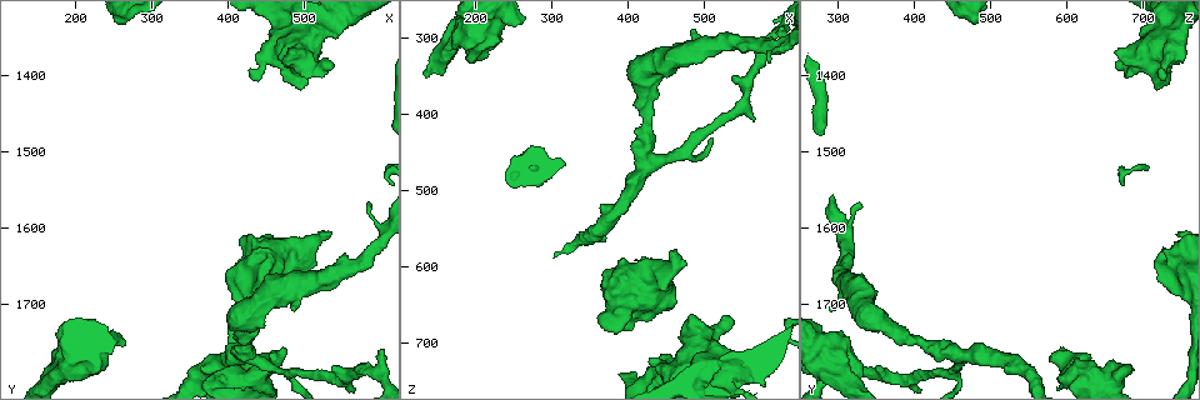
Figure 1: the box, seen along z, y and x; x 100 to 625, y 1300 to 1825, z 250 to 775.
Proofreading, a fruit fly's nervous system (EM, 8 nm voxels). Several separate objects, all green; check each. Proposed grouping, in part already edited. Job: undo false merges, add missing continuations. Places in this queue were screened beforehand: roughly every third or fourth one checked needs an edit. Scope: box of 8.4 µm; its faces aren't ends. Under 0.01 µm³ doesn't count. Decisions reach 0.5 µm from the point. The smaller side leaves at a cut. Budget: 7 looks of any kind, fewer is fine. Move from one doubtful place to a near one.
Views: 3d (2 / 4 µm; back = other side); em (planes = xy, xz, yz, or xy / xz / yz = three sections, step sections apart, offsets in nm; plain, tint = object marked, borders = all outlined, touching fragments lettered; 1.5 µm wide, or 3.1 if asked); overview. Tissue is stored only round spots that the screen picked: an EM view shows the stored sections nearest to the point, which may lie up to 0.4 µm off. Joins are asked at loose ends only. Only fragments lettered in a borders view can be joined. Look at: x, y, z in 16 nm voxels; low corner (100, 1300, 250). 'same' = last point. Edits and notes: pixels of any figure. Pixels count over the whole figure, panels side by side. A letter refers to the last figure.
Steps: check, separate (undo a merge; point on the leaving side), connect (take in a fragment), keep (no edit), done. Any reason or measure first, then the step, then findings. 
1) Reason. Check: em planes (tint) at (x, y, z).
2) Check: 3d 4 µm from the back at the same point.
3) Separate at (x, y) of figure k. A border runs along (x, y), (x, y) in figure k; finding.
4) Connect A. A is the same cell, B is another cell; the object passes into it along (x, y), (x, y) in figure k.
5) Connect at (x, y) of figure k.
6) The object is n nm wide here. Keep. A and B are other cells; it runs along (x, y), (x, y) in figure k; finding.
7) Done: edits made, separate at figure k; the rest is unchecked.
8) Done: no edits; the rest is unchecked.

Three arms meet. Check: em planes (tint) at (420, 1765, 455).

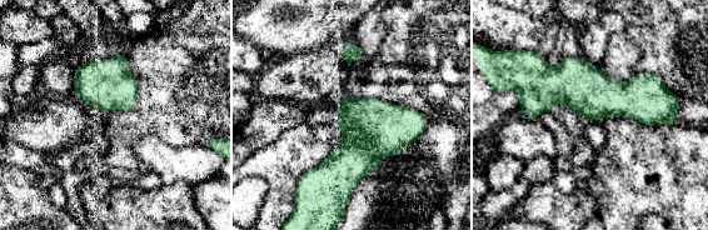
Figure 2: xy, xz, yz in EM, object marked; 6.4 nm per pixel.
Check: em planes (borders) at the same point.

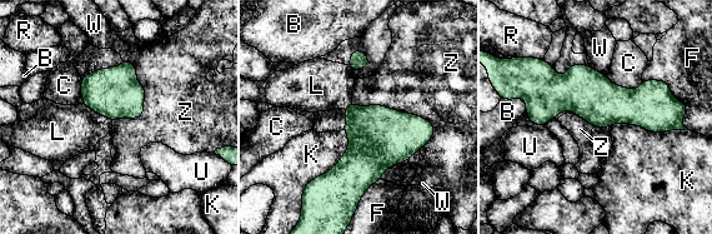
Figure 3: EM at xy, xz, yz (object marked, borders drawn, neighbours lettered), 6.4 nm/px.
The object is 300 nm wide here. Keep. B, C, F, K, L, R, U, W and Z are other cells; a border runs along (351, 101), (421, 115), (436, 130) in figure 3; one cell here.

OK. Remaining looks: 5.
Check: 3d 4 µm at (445, 1640, 720).

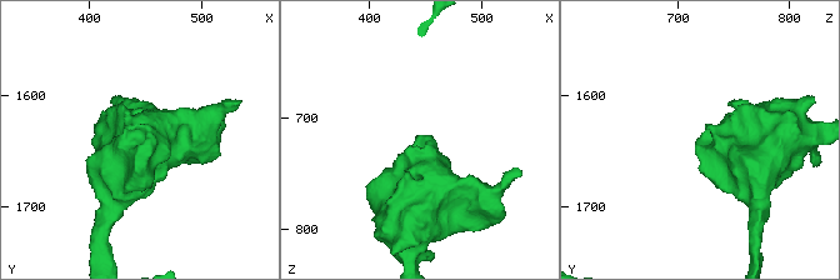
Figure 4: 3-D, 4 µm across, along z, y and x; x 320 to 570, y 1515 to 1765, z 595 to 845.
Now the EM. Check: em planes (borders) at (450, 1640, 718).

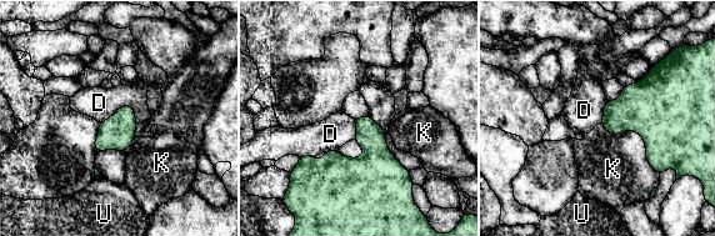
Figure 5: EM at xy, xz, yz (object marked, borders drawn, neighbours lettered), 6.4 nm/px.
The longest contact is with K, 480 nm. Keep. D, K and U are other cells; a border runs along (138, 121), (123, 105), (100, 122) in figure 5; none of them fits.

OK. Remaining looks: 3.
Check: 3d 4 µm at (205, 1765, 295).

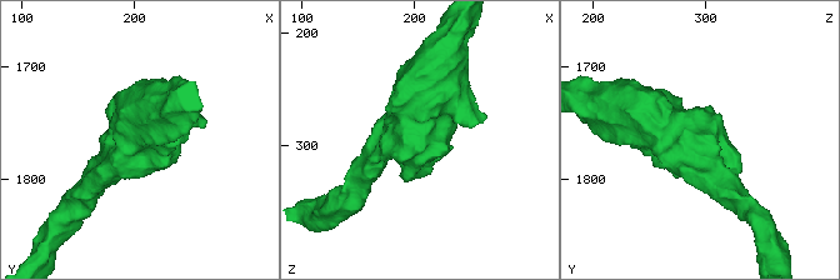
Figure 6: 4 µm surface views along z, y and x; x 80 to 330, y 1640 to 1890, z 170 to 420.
Check: em yz step 4 (tint) at (202, 1762, 296).

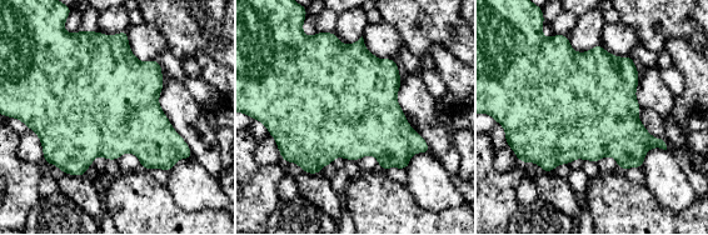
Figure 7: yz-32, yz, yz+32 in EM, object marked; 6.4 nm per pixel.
Check: em yz step 4 (borders) at the same point.

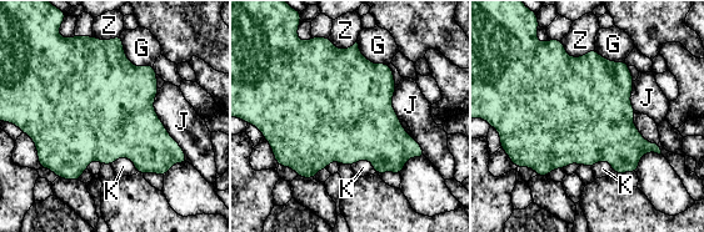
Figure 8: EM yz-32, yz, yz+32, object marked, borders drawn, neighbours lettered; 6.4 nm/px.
The object is 600 nm wide here. Keep. G, J, K and Z are other cells; a border runs along (120, 34), (126, 58), (153, 66) in figure 8; one cell here.

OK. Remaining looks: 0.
Done: no edits; the rest is unchecked.

